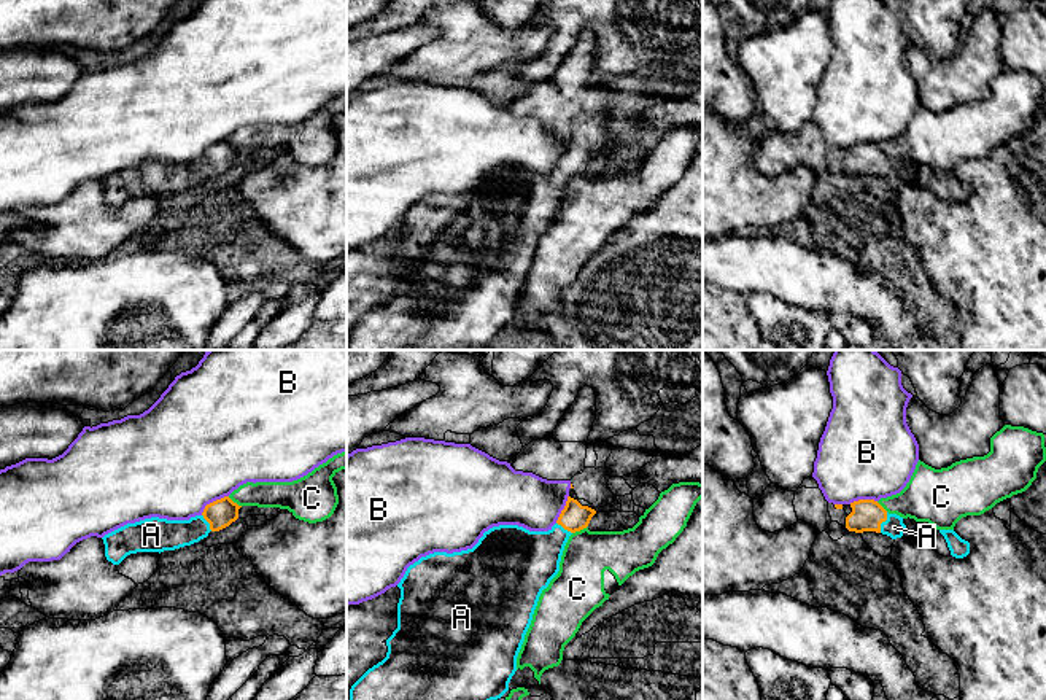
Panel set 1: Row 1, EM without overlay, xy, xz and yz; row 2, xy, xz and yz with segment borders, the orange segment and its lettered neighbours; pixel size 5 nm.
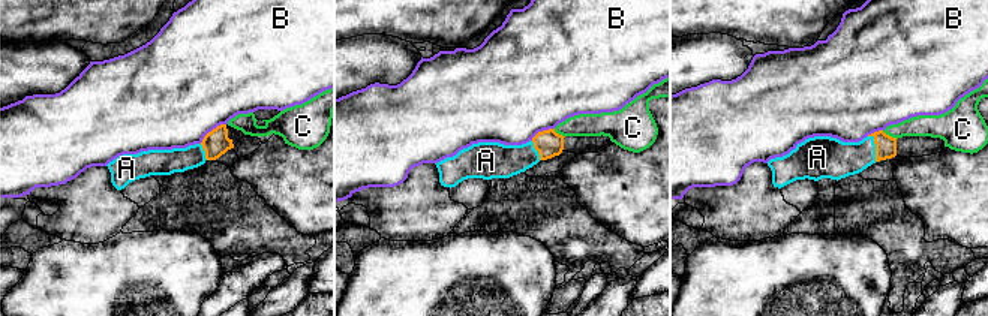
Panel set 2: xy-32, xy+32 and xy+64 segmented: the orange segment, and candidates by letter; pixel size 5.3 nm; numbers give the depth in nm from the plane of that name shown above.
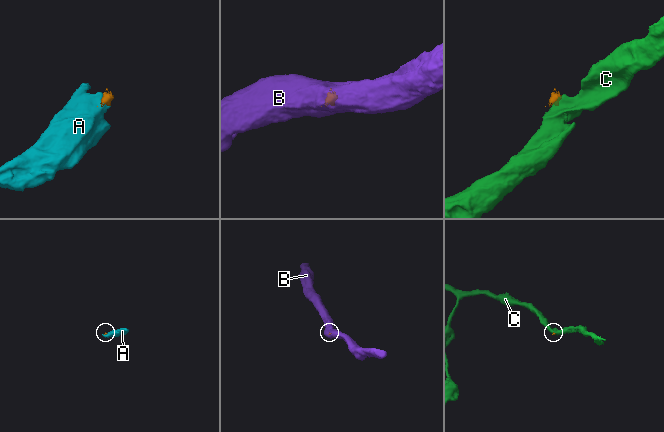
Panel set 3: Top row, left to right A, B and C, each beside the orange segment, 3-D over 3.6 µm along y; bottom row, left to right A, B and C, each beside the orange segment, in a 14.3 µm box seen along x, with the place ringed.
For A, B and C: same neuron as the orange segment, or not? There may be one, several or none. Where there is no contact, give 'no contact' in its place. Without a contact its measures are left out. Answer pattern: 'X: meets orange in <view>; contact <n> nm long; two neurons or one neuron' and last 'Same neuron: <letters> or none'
A: meets orange in yz; contact 110 nm long; one neuron
B: meets orange in xy; contact 170 nm long; two neurons
C: meets orange in xz; contact 90 nm long; two neurons
Same neuron: A

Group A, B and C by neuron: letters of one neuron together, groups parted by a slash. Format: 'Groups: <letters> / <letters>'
Groups: A / B / C

